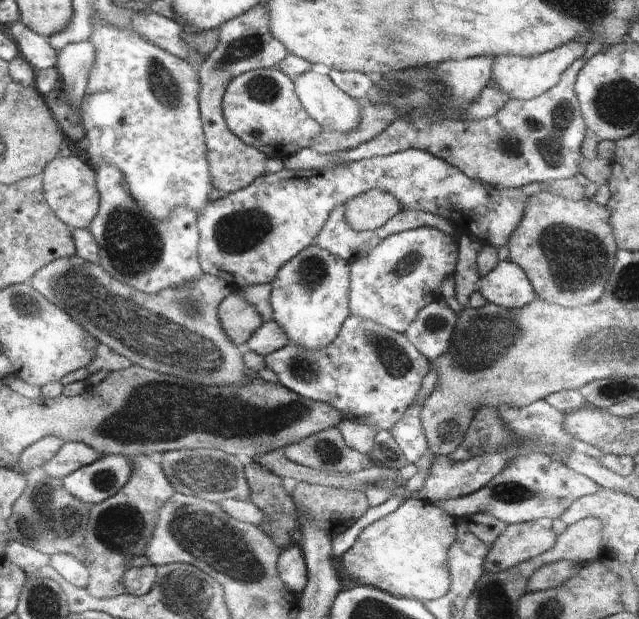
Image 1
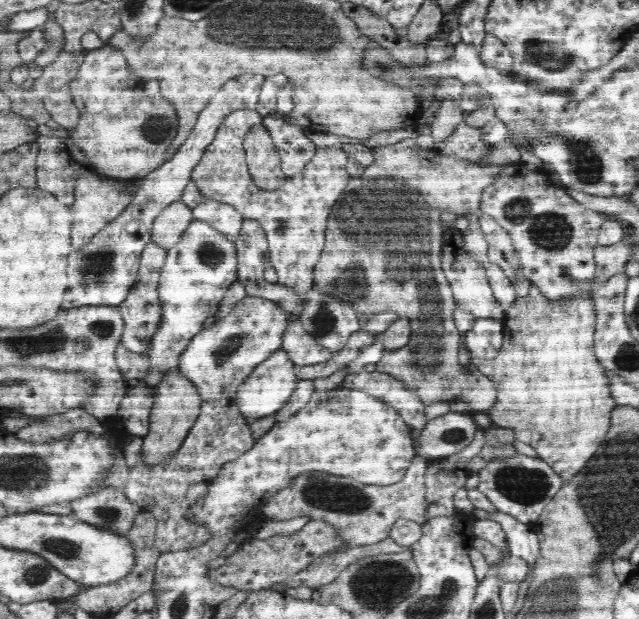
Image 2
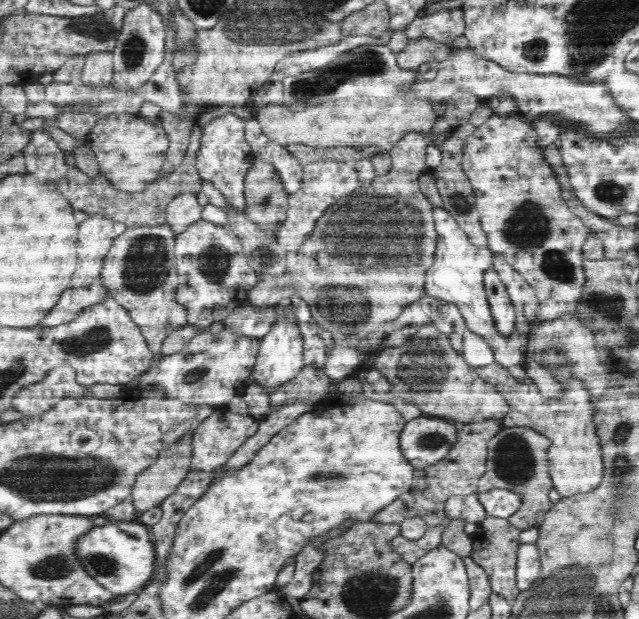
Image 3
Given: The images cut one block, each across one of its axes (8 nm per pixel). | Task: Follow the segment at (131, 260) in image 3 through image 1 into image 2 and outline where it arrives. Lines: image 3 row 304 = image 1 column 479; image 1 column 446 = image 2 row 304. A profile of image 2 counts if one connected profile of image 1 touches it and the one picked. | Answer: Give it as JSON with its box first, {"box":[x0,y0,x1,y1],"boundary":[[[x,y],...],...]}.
{"box":[119,240,167,353],"boundary":[[[151,240],[141,254],[136,284],[128,293],[126,300],[119,305],[119,310],[125,323],[121,343],[124,348],[135,353],[143,353],[149,350],[150,340],[156,334],[156,330],[158,330],[158,326],[160,326],[162,321],[163,311],[162,303],[158,296],[158,284],[167,258],[167,250],[159,248]]]}

